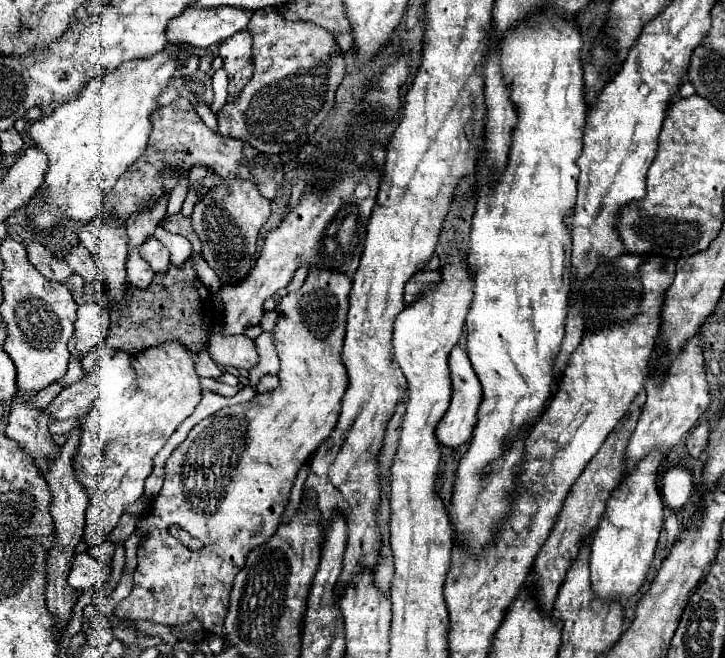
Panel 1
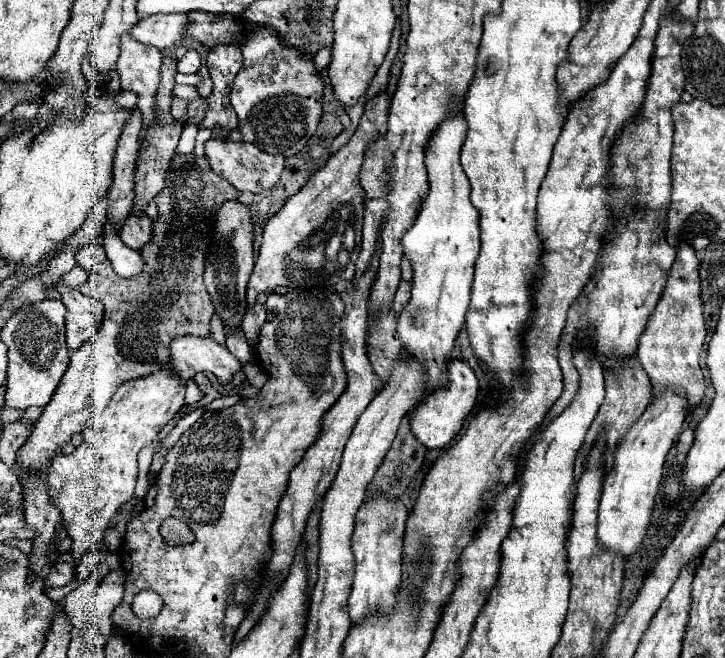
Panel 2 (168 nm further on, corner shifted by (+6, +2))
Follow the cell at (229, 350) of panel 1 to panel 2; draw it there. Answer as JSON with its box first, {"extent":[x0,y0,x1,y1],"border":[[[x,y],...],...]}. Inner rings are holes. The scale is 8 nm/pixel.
{"extent":[169,337,241,385],"border":[[[177,337],[171,341],[169,371],[175,373],[183,385],[187,385],[197,371],[211,371],[219,381],[231,383],[239,369],[241,363],[213,337]]]}

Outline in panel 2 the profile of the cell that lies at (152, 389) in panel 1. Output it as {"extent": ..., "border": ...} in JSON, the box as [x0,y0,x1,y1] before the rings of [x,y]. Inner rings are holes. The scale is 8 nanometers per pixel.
{"extent":[49,369,185,561],"border":[[[169,369],[123,383],[107,407],[91,411],[83,429],[83,443],[71,455],[57,455],[49,465],[49,501],[61,511],[63,527],[73,541],[71,555],[75,561],[103,539],[119,505],[133,497],[137,481],[137,453],[153,441],[183,407],[183,397],[185,387]]]}

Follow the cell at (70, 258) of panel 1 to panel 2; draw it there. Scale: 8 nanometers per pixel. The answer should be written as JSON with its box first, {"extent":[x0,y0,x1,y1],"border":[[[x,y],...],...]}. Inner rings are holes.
{"extent":[75,241,107,273],"border":[[[93,241],[93,243],[85,245],[83,249],[79,249],[79,253],[75,255],[75,259],[77,259],[77,265],[79,265],[79,267],[83,267],[87,273],[91,273],[93,267],[95,267],[97,263],[105,261],[107,257],[105,257],[105,251],[103,251],[101,243],[99,243],[99,241]]]}

